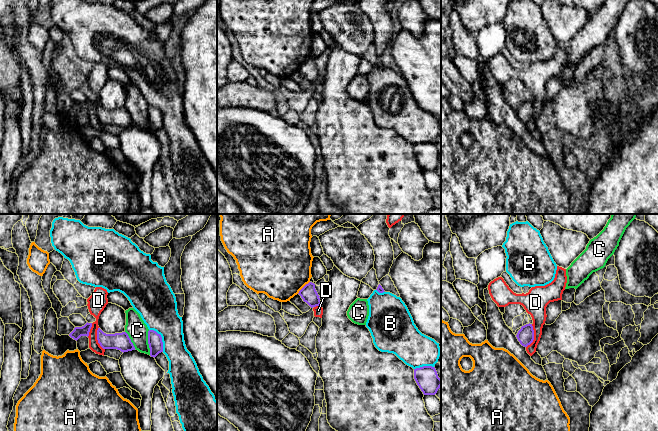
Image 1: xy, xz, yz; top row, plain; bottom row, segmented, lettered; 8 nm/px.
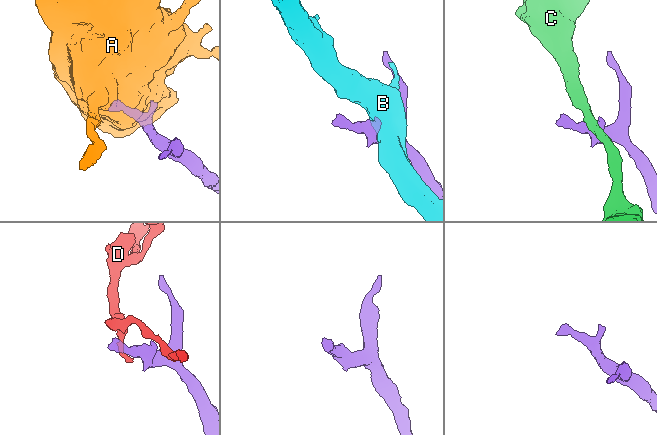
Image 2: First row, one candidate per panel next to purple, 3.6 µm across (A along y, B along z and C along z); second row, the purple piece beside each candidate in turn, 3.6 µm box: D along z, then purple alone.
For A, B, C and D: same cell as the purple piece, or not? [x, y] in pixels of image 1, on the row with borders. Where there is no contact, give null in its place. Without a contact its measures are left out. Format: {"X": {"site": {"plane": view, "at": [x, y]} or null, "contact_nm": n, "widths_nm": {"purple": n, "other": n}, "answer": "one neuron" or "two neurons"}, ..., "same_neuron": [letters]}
{"A": {"site": {"plane": "xz", "at": [303, 287]}, "contact_nm": 140, "widths_nm": {"purple": 140, "other": 500}, "answer": "two neurons"}, "B": {"site": {"plane": "xy", "at": [161, 338]}, "contact_nm": 220, "widths_nm": {"purple": 110, "other": 300}, "answer": "two neurons"}, "C": {"site": {"plane": "xy", "at": [148, 342]}, "contact_nm": 200, "widths_nm": {"purple": 110, "other": 170}, "answer": "two neurons"}, "D": {"site": {"plane": "yz", "at": [533, 336]}, "contact_nm": 200, "widths_nm": {"purple": 140, "other": 170}, "answer": "two neurons"}, "same_neuron": []}

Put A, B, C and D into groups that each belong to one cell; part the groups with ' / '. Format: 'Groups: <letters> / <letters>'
Groups: A / B / C / D

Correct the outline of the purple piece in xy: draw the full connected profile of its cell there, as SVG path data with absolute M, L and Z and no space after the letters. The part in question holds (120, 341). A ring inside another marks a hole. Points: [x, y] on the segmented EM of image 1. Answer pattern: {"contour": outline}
{"contour": "M98 328L97 340L103 349L117 349L123 353L135 350L135 347L126 332L106 334Z"}

